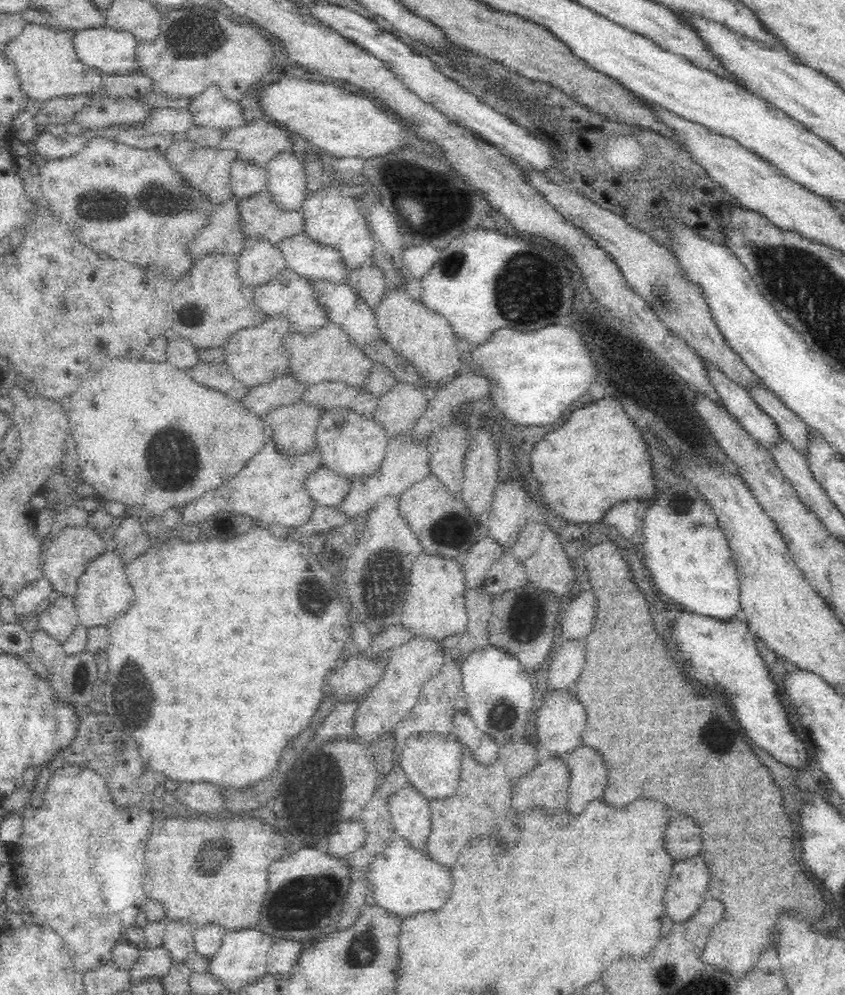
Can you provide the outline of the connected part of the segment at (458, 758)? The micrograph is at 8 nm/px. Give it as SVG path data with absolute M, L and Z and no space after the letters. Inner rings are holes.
M418 734L410 736L397 753L398 767L412 785L424 798L448 798L456 792L458 774L462 762L462 751L459 742L452 736L444 738L441 734Z

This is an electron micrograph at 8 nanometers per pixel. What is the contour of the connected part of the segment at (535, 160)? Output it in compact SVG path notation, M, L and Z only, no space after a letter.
M335 6L317 7L311 14L322 20L324 24L336 27L344 35L349 36L350 39L370 50L377 58L386 62L388 69L402 82L406 83L421 100L430 103L448 118L471 130L475 135L494 144L498 152L516 159L521 166L544 170L547 154L550 153L545 144L541 144L535 138L530 137L529 133L512 124L506 116L502 116L490 107L482 105L474 96L460 90L457 84L448 82L441 73L431 66L428 60L412 55L410 48L382 31L373 22L349 10L336 8Z

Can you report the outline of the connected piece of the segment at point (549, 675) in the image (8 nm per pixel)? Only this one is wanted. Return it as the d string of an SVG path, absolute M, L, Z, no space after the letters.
M585 639L557 642L553 649L554 660L546 662L546 675L543 683L545 693L571 690L579 677L585 658Z

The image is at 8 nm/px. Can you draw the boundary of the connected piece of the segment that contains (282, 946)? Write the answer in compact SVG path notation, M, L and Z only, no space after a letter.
M297 939L273 941L265 954L265 972L278 974L292 970L303 947L303 942Z

